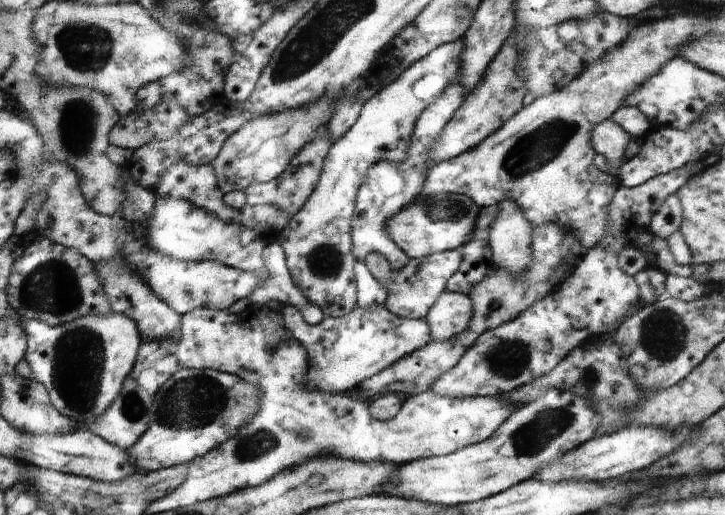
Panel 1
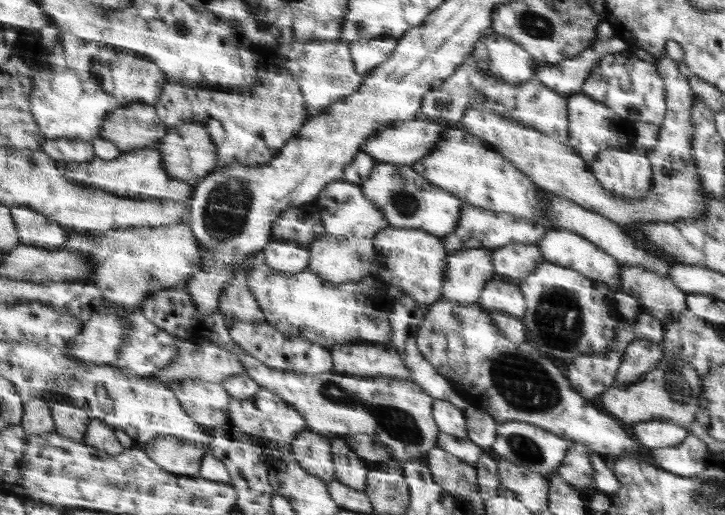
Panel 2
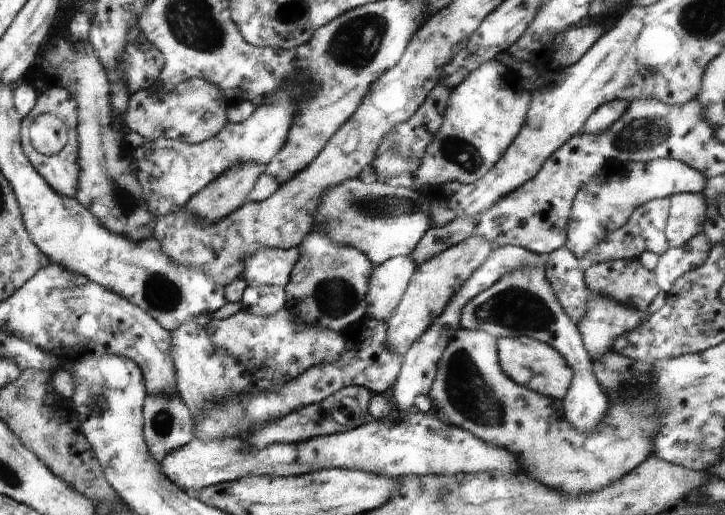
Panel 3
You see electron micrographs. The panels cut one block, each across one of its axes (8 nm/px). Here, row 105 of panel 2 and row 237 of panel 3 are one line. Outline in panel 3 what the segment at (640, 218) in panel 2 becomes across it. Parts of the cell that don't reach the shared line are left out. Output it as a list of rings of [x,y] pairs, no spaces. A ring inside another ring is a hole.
[[[678,193],[668,197],[669,215],[665,237],[670,247],[679,247],[700,234],[706,220],[706,197],[703,193]]]

